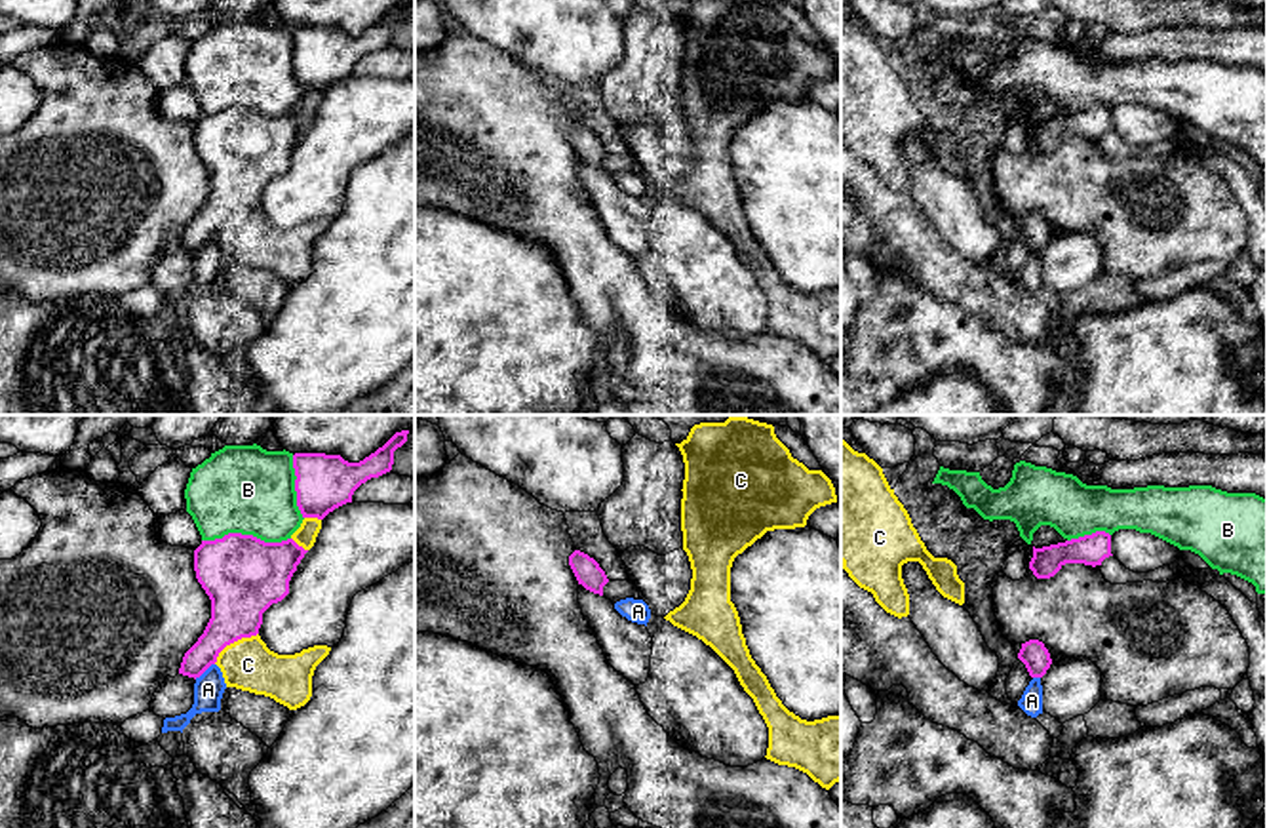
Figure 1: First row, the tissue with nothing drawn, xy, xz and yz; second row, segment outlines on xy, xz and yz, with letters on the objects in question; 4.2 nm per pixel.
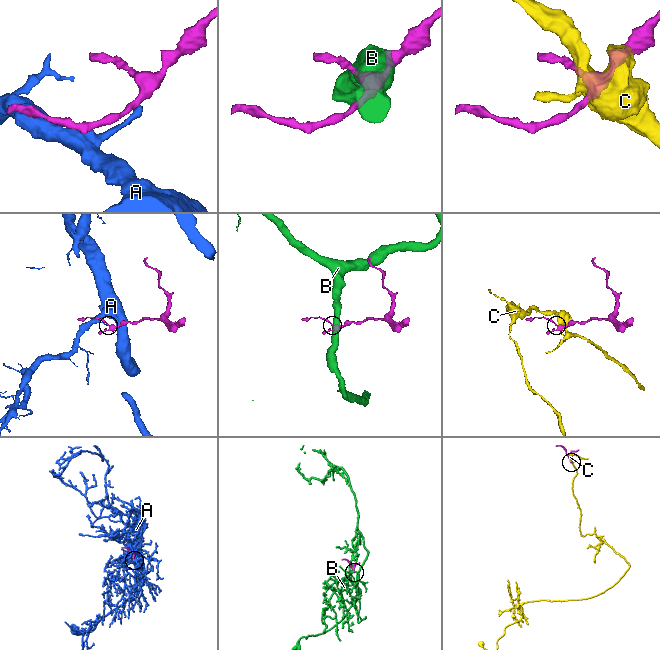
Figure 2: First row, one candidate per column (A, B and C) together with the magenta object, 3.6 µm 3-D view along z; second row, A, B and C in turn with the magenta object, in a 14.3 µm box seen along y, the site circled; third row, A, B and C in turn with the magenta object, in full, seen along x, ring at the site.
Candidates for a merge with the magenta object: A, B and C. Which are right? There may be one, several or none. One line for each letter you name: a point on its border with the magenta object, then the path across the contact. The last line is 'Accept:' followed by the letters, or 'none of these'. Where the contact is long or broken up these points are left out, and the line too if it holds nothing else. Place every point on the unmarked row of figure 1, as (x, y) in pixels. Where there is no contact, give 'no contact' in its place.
Accept: none of these

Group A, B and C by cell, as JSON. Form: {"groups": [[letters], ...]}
{"groups": [["A"], ["B"], ["C"]]}

